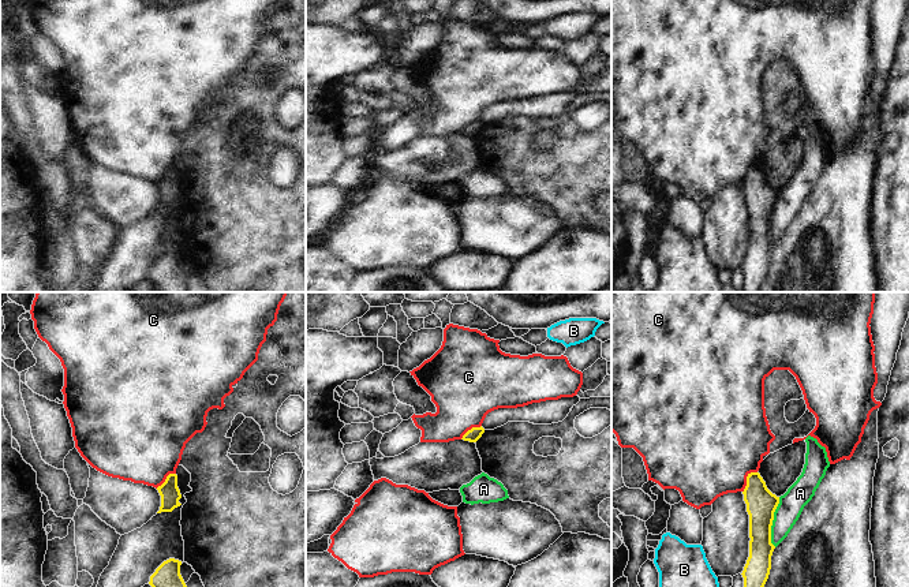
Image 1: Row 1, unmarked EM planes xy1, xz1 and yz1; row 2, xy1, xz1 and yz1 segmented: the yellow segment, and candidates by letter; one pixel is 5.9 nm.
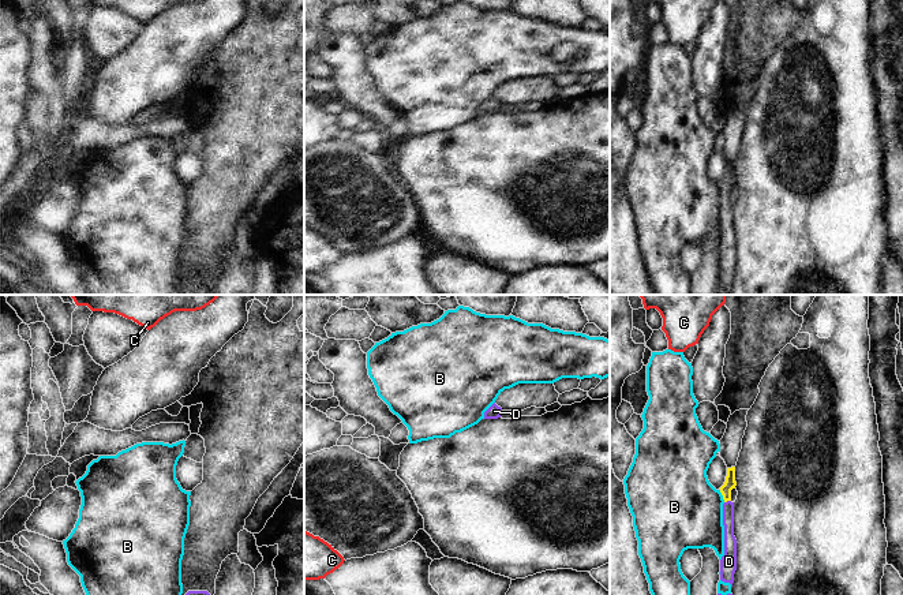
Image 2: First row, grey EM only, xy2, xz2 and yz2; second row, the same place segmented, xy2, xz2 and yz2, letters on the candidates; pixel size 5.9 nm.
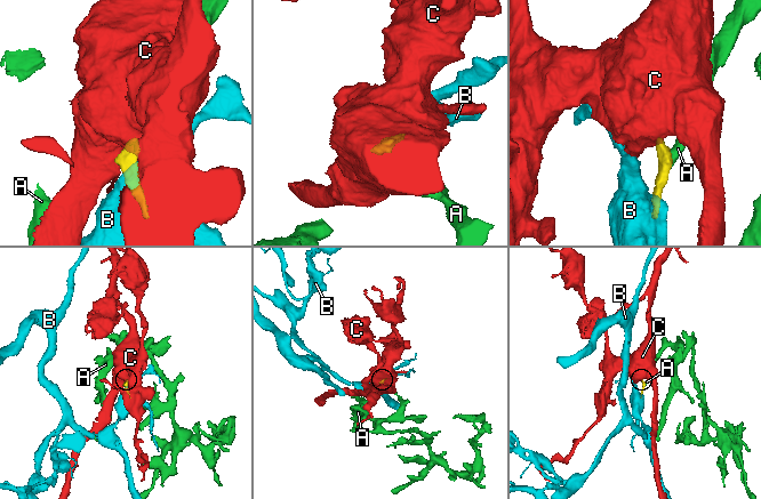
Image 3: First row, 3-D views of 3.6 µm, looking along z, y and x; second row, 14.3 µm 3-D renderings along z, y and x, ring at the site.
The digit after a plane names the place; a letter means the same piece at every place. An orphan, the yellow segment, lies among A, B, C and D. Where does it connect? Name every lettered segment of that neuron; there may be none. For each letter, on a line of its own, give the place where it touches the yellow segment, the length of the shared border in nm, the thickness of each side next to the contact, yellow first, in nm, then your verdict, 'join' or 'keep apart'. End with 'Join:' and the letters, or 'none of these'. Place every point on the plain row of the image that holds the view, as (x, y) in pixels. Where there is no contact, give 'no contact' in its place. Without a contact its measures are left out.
A: yz1 (771, 216) | 300 nm | 180/150 nm | keep apart
B: yz2 (722, 189) | 80 nm | 70/460 nm | keep apart
C: yz1 (747, 174) | 150 nm | 180/480 nm | keep apart
D: yz2 (727, 194) | 40 nm | 70/80 nm | join
Join: D

